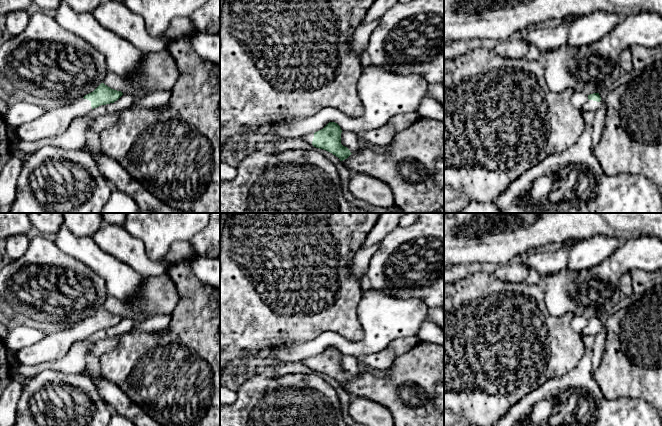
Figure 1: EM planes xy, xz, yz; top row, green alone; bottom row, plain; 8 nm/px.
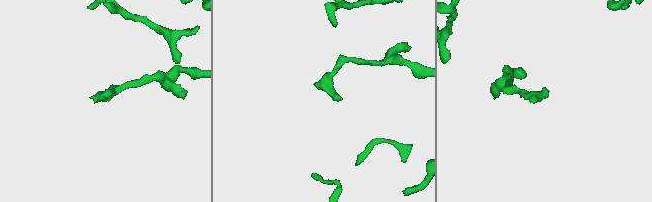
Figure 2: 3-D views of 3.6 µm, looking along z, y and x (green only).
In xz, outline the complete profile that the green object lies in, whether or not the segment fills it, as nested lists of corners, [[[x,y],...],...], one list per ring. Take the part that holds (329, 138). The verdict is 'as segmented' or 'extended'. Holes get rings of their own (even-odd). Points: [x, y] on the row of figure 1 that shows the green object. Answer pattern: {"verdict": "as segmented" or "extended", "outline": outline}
{"verdict": "extended", "outline": [[[329,122],[323,129],[308,133],[300,137],[301,140],[312,144],[314,147],[326,150],[343,161],[352,153],[350,150],[341,144],[340,126],[335,122]]]}

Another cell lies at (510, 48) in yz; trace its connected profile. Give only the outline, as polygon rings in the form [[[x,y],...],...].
[[[506,39],[494,47],[494,52],[500,57],[520,59],[526,56],[528,49],[529,45],[523,39]]]

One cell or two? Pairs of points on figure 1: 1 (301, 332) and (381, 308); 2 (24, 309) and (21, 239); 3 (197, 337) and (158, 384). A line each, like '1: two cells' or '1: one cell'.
1: two cells
2: two cells
3: one cell

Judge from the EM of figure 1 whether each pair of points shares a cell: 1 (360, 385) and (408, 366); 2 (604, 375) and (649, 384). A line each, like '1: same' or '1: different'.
1: same
2: same

